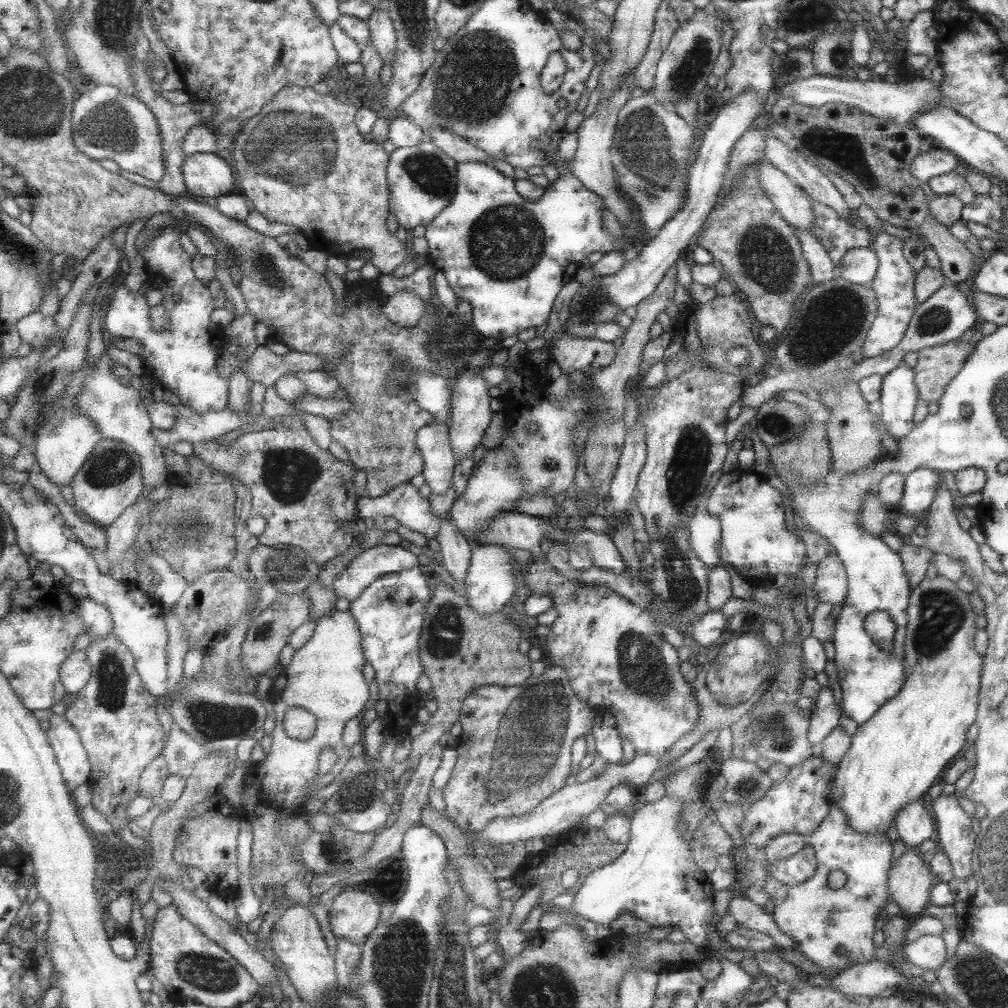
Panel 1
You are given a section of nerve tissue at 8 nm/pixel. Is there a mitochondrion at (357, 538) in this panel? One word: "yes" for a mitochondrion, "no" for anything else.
no

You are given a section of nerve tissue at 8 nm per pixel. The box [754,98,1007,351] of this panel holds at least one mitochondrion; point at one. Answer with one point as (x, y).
(934, 321)

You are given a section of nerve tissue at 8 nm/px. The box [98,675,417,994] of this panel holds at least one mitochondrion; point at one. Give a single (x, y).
(213, 721)

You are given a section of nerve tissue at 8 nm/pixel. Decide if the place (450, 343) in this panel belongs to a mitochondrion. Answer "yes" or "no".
yes

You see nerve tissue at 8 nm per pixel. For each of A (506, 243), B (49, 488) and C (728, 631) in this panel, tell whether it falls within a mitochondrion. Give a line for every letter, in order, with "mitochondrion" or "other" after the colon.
A: mitochondrion
B: other
C: other

